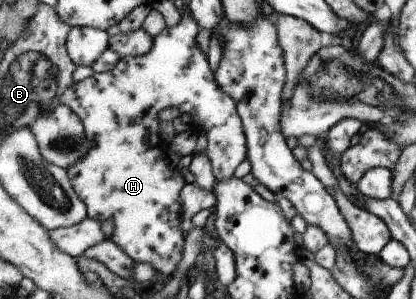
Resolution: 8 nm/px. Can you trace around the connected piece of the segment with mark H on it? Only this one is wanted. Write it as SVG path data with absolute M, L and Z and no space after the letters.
M183 16L182 21L176 25L176 27L167 27L154 38L154 47L152 51L143 56L138 57L124 57L118 63L118 65L108 73L94 73L85 80L73 83L63 94L59 95L59 100L62 104L68 105L74 110L74 113L78 114L78 117L82 119L86 135L88 139L92 141L93 145L90 147L90 151L86 153L86 157L82 157L78 163L74 163L72 167L68 167L68 173L70 174L73 185L75 186L76 193L79 193L80 199L86 203L88 208L88 218L94 219L94 221L105 222L111 220L114 224L114 235L112 239L124 250L134 261L149 263L156 269L155 279L152 281L165 282L171 279L174 275L174 271L178 269L180 261L182 261L184 247L186 245L186 237L184 231L182 231L182 223L184 223L184 213L182 213L182 207L180 207L180 195L176 193L168 193L168 161L158 161L158 149L156 149L156 141L158 141L158 125L161 125L158 119L158 113L167 107L176 107L181 113L187 113L191 115L195 120L195 128L198 126L204 129L206 137L208 139L207 153L212 161L214 175L218 180L228 181L228 179L234 178L236 169L240 164L248 160L248 148L247 148L247 133L244 129L242 118L240 117L240 105L230 97L216 81L214 71L212 71L212 65L208 61L208 55L198 47L198 33L200 33L201 27L198 25L198 21L194 19L194 16Z

